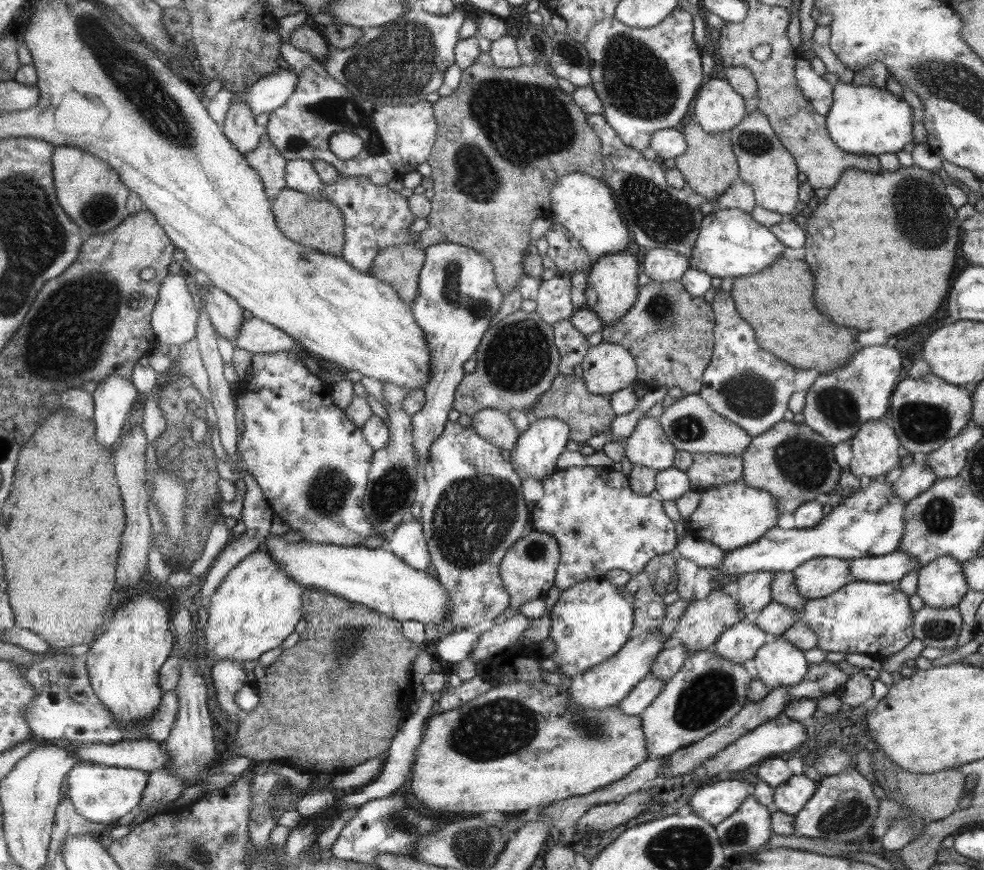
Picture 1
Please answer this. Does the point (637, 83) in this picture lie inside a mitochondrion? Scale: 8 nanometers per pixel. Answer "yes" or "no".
yes

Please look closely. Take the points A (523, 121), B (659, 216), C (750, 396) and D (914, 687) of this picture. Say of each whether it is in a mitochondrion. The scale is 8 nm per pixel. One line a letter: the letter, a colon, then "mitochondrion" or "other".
A: mitochondrion
B: mitochondrion
C: mitochondrion
D: other

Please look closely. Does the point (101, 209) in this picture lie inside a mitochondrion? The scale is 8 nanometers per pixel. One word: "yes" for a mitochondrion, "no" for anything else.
yes

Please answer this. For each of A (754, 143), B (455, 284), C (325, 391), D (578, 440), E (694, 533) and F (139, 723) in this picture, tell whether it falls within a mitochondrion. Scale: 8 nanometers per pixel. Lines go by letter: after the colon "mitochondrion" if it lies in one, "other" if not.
A: mitochondrion
B: mitochondrion
C: other
D: other
E: other
F: other

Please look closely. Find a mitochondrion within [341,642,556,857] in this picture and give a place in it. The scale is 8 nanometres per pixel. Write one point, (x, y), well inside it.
(500, 727)

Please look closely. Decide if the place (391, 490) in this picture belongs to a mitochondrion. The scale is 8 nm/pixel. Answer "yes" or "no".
yes

